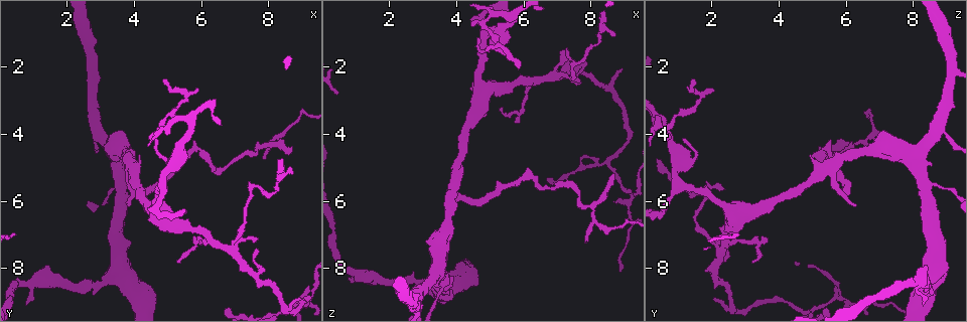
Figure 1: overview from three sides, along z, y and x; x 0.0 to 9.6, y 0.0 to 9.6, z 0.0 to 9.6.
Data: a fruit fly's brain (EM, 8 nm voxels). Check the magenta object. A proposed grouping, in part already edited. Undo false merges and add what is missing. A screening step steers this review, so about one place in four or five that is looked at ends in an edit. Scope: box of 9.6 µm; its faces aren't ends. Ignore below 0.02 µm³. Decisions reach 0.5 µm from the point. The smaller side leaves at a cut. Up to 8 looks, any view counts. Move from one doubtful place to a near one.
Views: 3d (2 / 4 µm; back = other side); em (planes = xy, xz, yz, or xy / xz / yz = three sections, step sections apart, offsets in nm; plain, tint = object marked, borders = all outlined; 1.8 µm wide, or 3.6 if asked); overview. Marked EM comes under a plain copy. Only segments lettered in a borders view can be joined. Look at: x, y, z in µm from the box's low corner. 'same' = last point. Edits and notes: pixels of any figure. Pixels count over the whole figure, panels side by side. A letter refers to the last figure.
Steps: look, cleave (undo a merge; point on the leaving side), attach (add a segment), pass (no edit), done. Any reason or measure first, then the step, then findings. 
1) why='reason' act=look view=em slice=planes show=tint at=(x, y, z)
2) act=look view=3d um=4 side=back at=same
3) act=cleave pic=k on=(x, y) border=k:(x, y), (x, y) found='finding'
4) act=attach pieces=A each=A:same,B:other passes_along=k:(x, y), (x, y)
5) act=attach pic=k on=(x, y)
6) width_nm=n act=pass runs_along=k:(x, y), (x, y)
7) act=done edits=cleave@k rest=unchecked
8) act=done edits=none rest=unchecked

why='sharp bend' act=look view=em slice=xz step=16 show=tint at=(2.95, 3.90, 8.75)

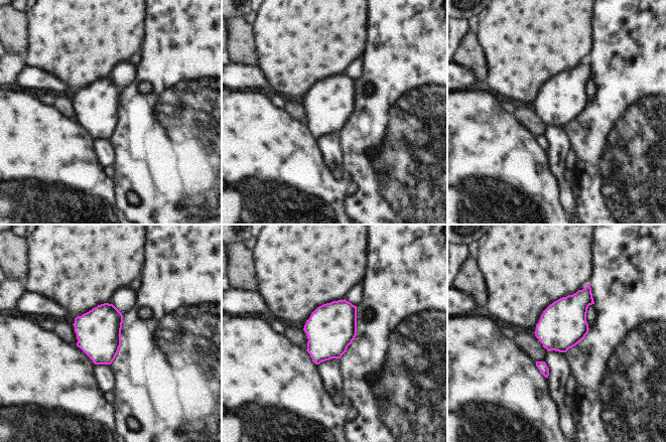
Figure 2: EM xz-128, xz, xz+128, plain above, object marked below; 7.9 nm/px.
act=look view=em slice=planes show=borders at=same

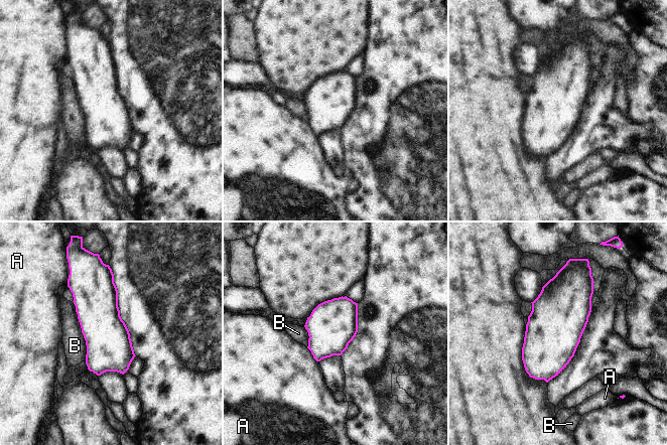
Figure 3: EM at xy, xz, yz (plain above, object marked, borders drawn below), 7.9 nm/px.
act=pass each=A:other,B:other border=3:(73, 301), (85, 340), (86, 360) found='continuous, no second cell'

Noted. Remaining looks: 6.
why='thin end' act=look view=3d um=4 at=(5.35, 7.80, 3.15)

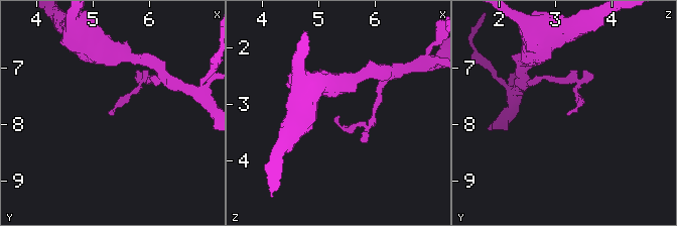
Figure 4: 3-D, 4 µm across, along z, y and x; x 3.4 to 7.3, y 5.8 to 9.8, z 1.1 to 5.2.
why='now the EM' act=look view=em slice=xz step=4 show=borders at=(5.35, 7.85, 3.15)

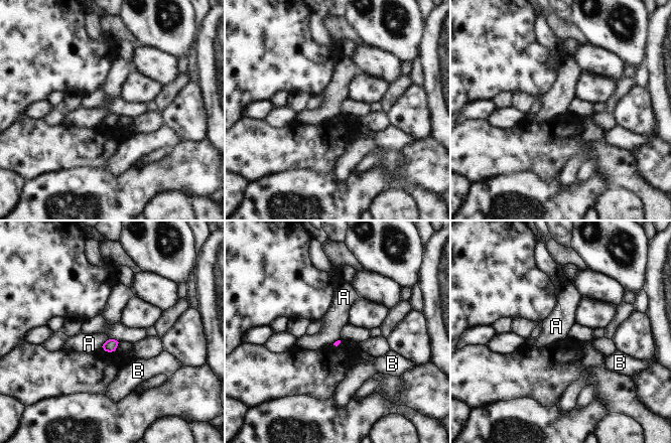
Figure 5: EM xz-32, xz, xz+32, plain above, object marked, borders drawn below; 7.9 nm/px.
act=pass each=A:other,B:other found='none of them fits'

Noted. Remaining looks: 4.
act=look view=em slice=planes show=borders at=(7.55, 5.50, 1.90)

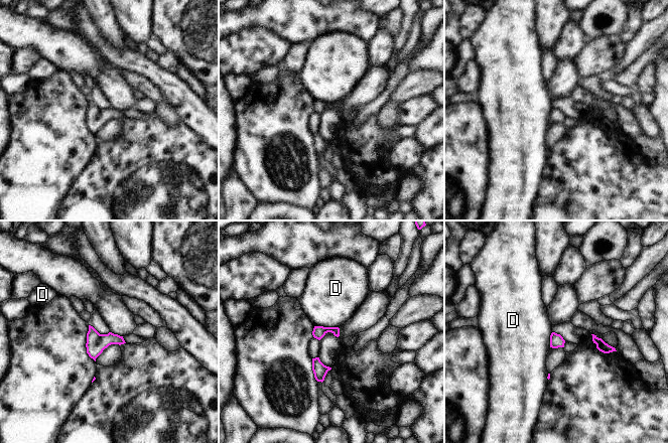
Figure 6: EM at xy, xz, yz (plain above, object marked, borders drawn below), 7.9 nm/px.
act=pass each=D:other border=6:(314, 325), (338, 327) found='one cell here'

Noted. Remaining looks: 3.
why='sharp bend' act=look view=3d um=4 at=(4.85, 3.85, 0.60)

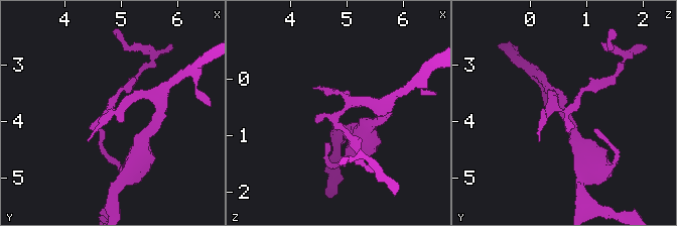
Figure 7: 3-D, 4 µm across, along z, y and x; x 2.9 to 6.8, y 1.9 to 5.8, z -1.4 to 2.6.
act=look view=em slice=xz step=16 show=borders at=(4.85, 3.80, 0.70)

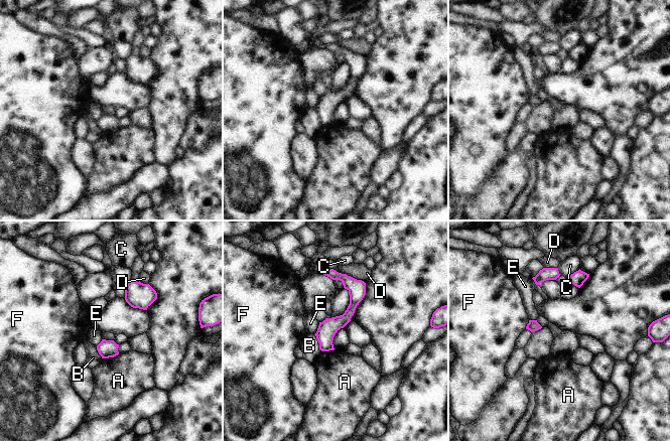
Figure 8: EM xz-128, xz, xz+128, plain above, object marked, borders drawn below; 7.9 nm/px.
act=pass each=A:other,B:other,C:other,D:other,E:other,F:other runs_along=8:(330, 273), (354, 289), (354, 303), (323, 348) found='all the same cell'

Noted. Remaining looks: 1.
act=done edits=none rest=unchecked

